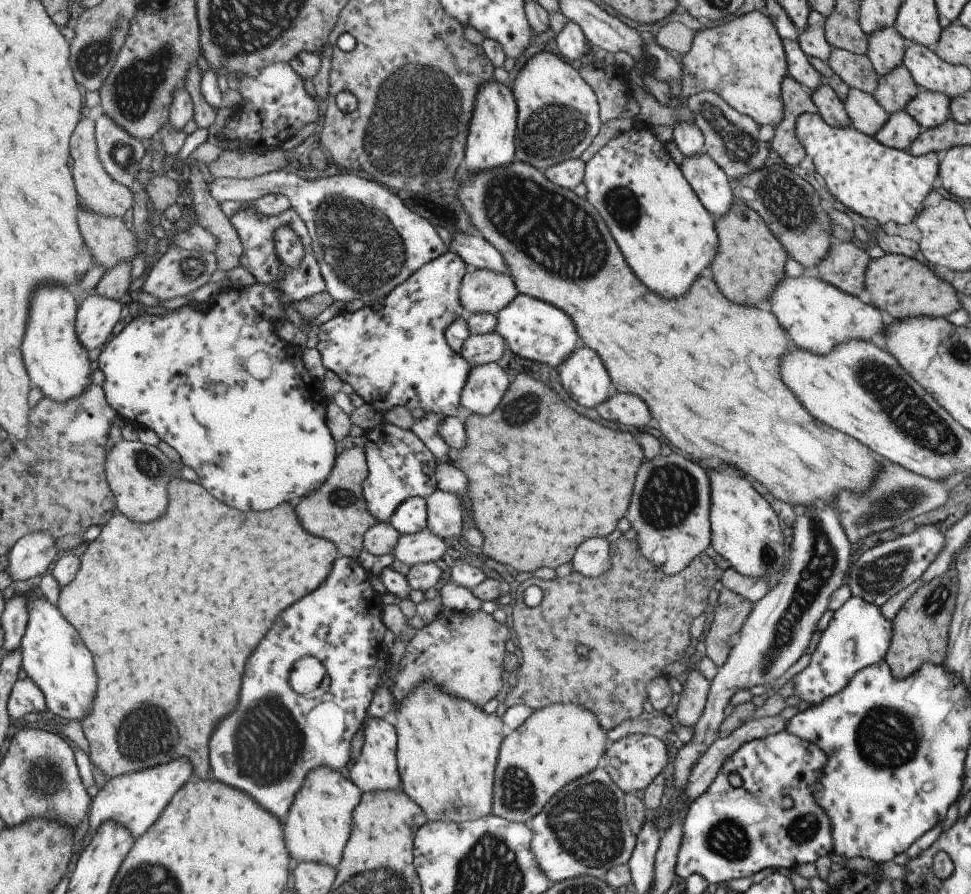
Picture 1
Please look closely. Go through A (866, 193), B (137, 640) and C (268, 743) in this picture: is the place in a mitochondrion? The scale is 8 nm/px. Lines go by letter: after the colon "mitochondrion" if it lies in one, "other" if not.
A: other
B: other
C: mitochondrion

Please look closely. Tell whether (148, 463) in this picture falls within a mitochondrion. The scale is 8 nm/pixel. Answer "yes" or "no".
yes

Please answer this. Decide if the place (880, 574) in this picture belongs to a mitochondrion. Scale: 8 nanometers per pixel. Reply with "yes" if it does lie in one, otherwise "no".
yes

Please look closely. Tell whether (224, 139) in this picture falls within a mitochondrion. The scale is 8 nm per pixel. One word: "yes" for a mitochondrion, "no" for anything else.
no

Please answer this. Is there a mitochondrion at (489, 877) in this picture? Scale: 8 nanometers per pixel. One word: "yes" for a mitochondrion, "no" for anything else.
yes

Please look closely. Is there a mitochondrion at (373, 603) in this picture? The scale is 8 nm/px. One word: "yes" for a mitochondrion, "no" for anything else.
no

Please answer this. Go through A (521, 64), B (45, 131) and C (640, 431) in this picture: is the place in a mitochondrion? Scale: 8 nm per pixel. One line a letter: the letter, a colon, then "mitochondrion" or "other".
A: other
B: other
C: other

